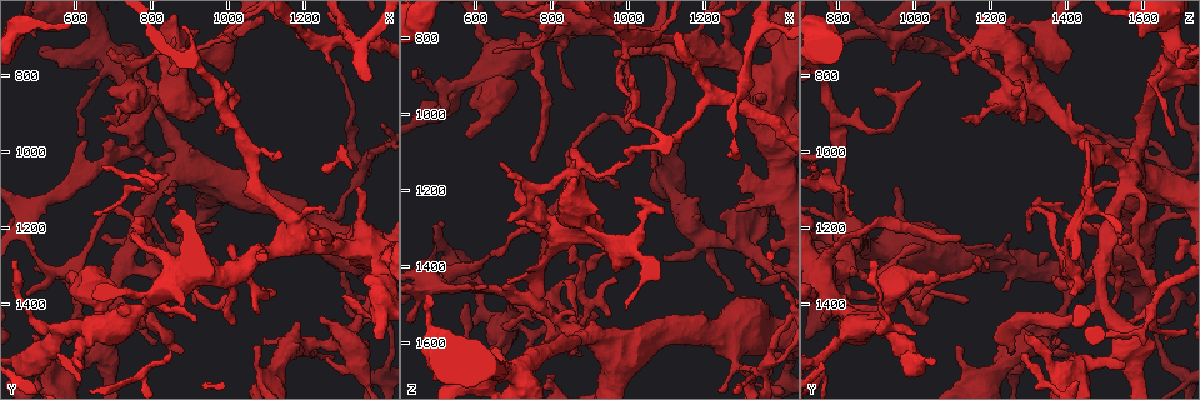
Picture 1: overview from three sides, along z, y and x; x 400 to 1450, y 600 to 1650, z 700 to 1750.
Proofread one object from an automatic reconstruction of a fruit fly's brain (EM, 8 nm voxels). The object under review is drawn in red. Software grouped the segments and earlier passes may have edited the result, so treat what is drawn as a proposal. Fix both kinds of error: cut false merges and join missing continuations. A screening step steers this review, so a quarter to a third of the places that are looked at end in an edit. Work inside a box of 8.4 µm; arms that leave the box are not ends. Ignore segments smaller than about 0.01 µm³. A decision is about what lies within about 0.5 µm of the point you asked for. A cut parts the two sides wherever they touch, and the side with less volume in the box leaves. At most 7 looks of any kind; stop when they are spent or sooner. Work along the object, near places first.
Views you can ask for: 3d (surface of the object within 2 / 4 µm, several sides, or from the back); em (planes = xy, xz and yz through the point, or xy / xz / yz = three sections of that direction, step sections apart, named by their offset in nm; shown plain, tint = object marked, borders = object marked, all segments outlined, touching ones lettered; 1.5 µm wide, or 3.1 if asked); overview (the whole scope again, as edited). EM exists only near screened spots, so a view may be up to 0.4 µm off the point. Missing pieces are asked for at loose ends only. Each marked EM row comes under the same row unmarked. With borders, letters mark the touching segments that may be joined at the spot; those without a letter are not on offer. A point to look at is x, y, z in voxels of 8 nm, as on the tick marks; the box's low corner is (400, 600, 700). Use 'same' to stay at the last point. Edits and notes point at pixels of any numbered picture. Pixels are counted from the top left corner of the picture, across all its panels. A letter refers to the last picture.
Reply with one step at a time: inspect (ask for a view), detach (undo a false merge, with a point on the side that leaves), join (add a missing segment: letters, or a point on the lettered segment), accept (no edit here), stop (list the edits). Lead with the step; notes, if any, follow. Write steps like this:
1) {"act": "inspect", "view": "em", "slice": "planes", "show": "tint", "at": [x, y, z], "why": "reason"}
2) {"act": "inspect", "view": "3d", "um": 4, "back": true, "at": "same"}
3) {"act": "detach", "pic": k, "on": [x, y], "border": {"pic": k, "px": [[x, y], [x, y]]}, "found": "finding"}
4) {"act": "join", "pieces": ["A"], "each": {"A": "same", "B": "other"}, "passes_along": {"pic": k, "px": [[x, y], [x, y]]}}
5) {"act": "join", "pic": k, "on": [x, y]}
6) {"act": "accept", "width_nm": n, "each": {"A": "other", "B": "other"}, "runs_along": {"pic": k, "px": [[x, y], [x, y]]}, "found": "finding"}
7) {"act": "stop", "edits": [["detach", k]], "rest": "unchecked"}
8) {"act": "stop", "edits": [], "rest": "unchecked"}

{"act": "inspect", "view": "em", "slice": "planes", "show": "borders", "at": [790, 1135, 1600], "why": "abrupt turn"}

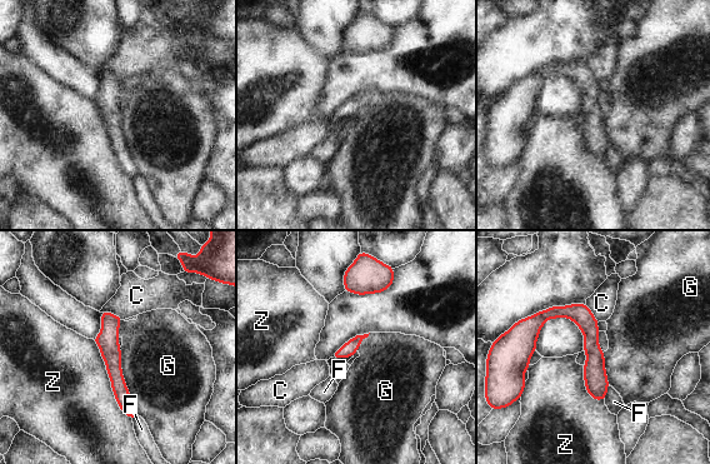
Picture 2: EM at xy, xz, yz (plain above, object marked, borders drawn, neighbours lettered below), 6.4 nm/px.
{"act": "accept", "longest_contact_nm": ["Z", 600], "each": {"C": "other", "F": "other", "G": "other", "Z": "other"}, "runs_along": {"pic": 2, "px": [[104, 314], [116, 380], [133, 414]]}, "found": "all the same cell"}

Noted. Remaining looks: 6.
{"act": "inspect", "view": "em", "slice": "planes", "show": "borders", "at": [905, 1405, 1530], "why": "free end"}

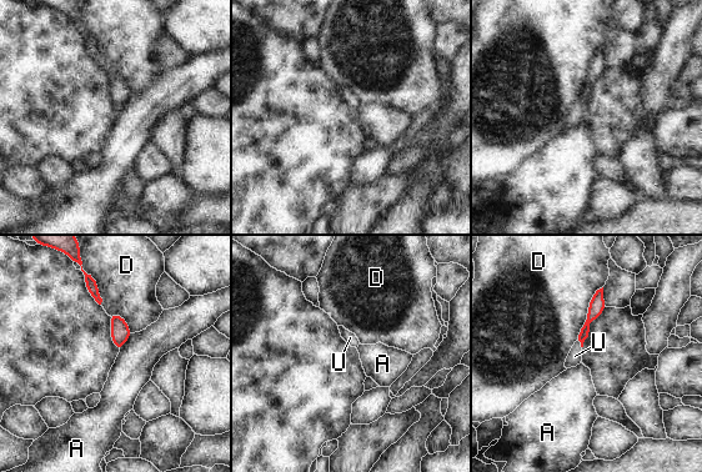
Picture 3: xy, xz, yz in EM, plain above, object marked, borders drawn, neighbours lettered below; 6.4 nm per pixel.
{"act": "join", "pieces": ["U"], "each": {"A": "other", "D": "other", "U": "same"}, "passes_along": {"pic": 3, "px": [[595, 309], [581, 344], [575, 356]]}, "found": "the cell continues"}

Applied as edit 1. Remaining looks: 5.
{"act": "inspect", "view": "em", "slice": "planes", "show": "borders", "at": [1010, 690, 1220], "why": "branch stops here"}

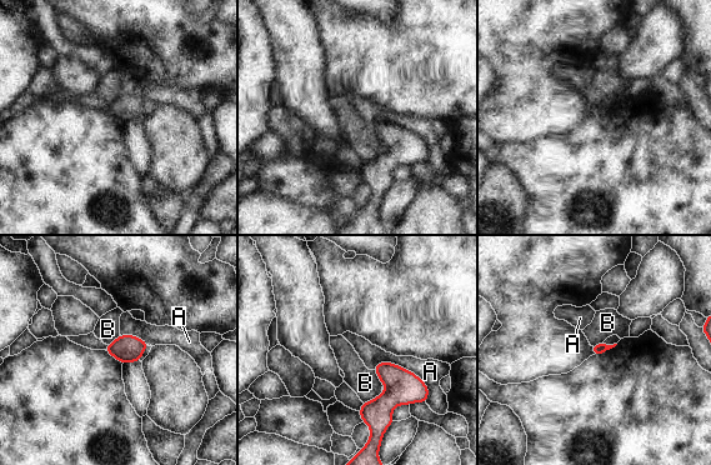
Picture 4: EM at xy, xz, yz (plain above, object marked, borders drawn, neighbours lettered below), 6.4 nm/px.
{"act": "accept", "each": {"A": "other", "B": "other"}, "border": {"pic": 4, "px": [[382, 391], [362, 403]]}, "found": "no lettered segment goes on from it"}

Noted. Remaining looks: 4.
{"act": "stop", "edits": [["join", 3]], "rest": "unchecked"}

